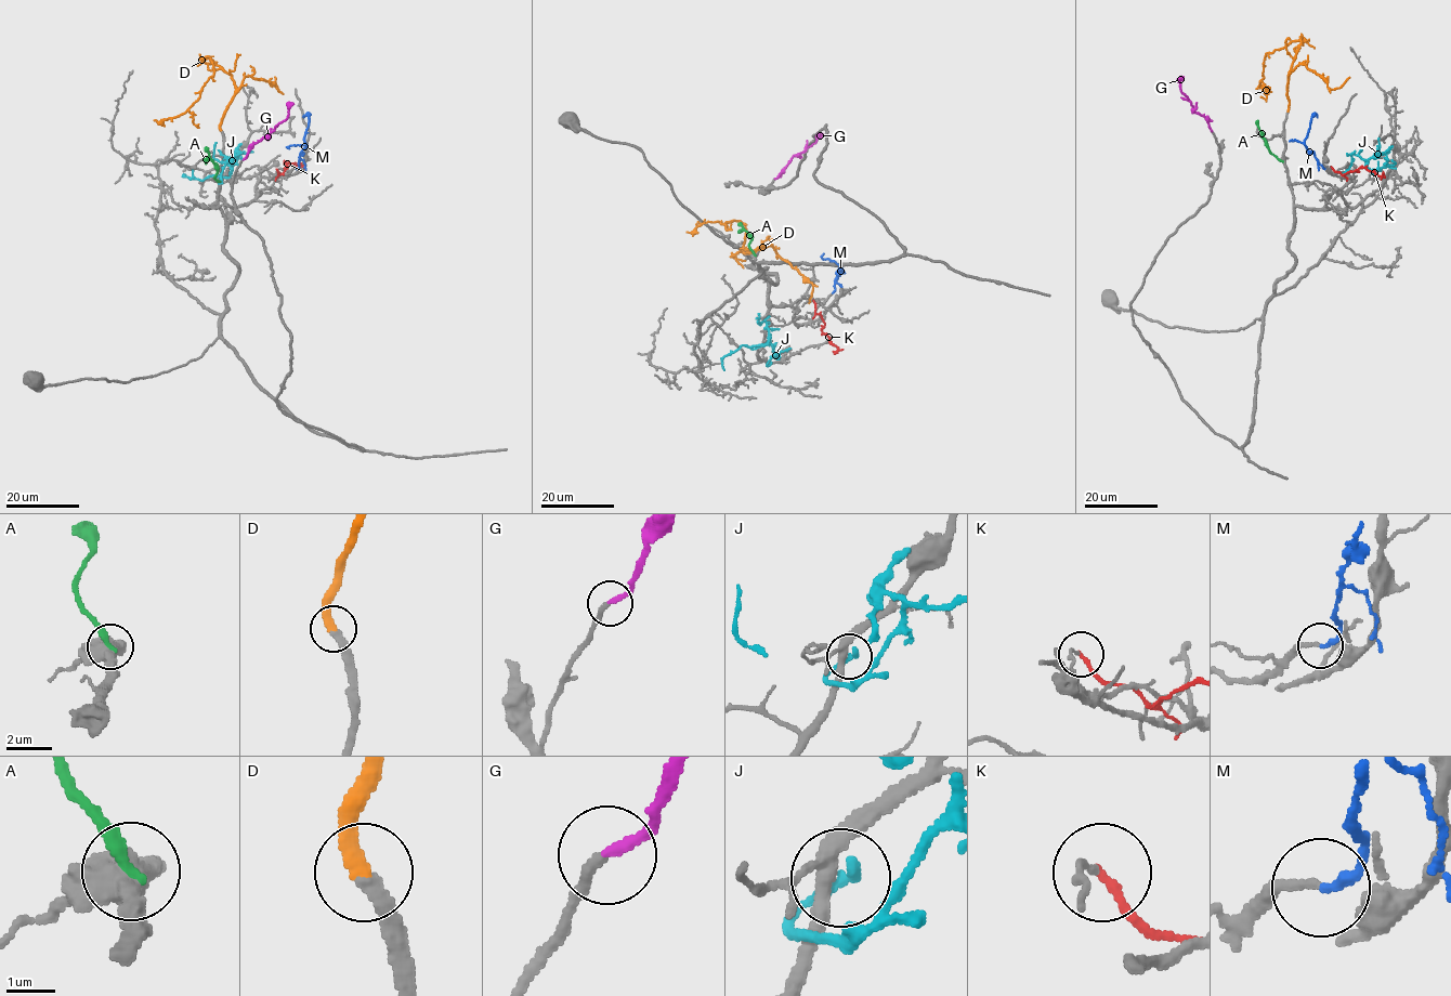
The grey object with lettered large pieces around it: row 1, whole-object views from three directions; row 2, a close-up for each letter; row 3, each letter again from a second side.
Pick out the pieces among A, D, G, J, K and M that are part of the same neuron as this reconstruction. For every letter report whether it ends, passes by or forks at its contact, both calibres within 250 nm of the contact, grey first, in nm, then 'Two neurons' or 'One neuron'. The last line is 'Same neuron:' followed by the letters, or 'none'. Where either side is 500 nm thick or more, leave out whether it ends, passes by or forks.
A: Thickness 600 nm (grey) against 280 nm. Two neurons
D: It ends there. Thickness 300 nm (grey) against 300 nm. One neuron
G: It ends there. Thickness 200 nm (grey) against 200 nm. One neuron
J: It ends there. Thickness 280 nm (grey) against 280 nm. Two neurons
K: It ends there. Thickness 90 nm (grey) against 180 nm. Two neurons
M: It ends there. Thickness 120 nm (grey) against 200 nm. One neuron
Same neuron: D, G, M

